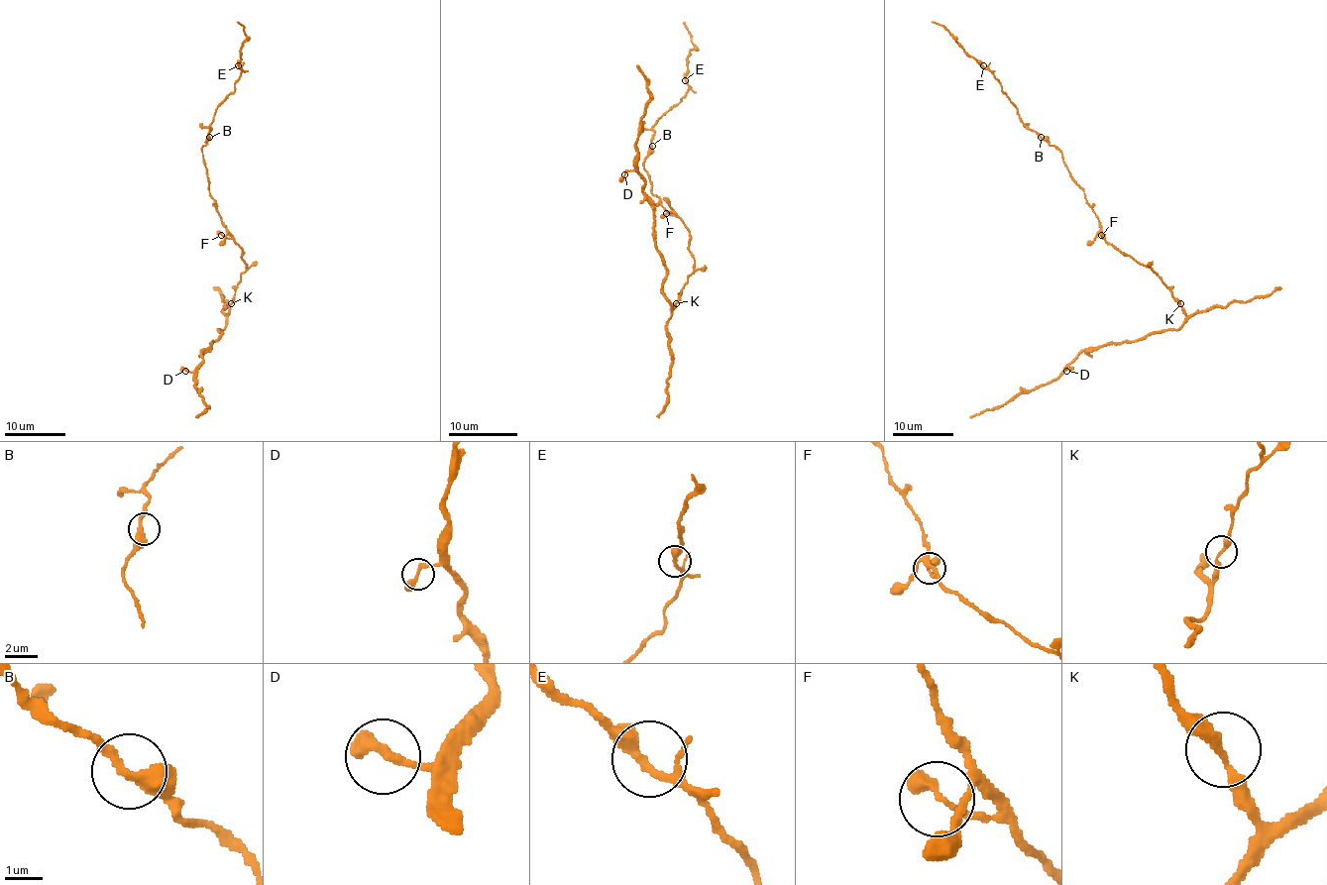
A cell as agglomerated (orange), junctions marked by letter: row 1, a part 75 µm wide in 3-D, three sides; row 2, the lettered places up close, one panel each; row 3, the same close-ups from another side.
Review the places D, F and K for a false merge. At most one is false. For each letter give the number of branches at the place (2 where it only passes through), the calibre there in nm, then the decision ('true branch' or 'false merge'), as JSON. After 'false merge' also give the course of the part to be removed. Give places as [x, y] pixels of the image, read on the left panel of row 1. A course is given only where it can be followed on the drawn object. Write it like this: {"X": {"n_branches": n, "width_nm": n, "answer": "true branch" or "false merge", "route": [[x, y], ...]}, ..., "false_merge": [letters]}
{"D": {"n_branches": 2, "width_nm": 280, "answer": "true branch"}, "F": {"n_branches": 1, "width_nm": 380, "answer": "true branch"}, "K": {"n_branches": 2, "width_nm": 260, "answer": "true branch"}, "false_merge": []}

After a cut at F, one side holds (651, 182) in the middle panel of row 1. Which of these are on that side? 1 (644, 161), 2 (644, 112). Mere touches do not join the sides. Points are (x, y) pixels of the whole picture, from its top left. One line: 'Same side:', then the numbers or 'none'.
Same side: 1

